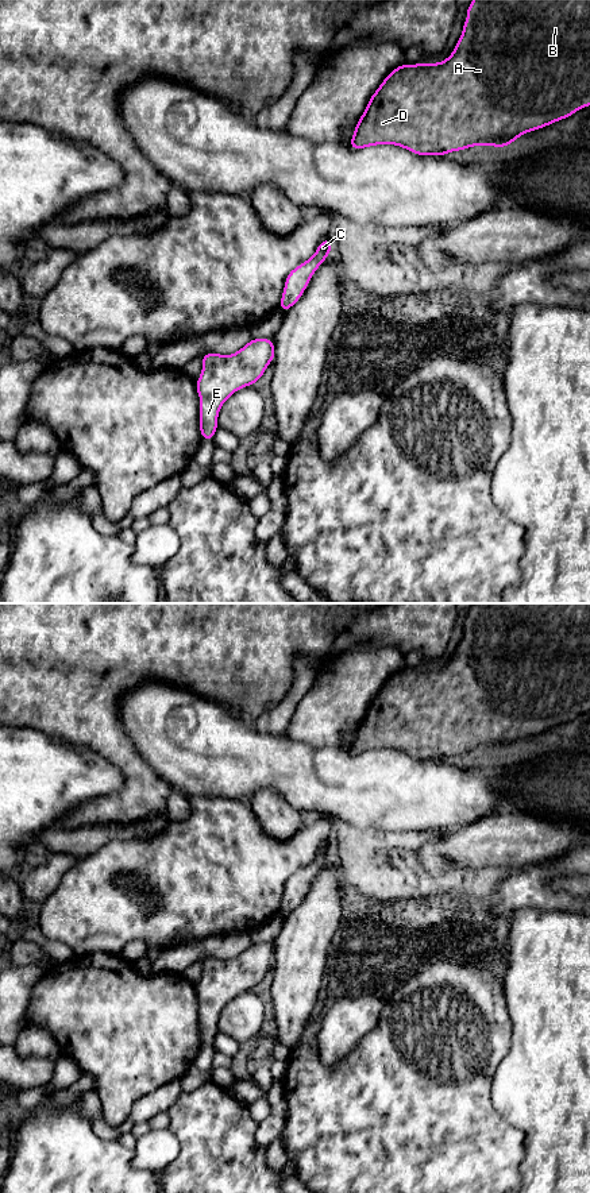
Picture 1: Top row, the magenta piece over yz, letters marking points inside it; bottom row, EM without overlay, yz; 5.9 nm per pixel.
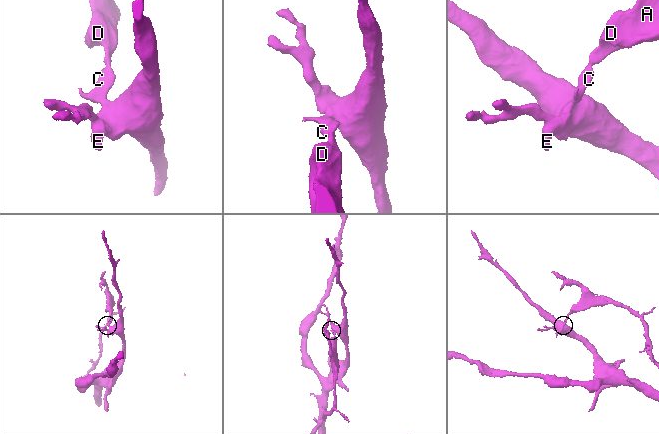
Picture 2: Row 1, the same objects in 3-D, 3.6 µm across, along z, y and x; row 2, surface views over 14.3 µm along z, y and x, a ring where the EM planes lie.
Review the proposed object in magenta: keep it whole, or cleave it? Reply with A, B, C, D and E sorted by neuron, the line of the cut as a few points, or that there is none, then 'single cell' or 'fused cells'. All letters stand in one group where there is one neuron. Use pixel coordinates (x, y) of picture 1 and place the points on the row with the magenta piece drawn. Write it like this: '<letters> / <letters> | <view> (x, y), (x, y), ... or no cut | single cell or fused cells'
A B C D / E | yz (286, 278), (299, 274), (303, 278), (304, 289) | fused cells

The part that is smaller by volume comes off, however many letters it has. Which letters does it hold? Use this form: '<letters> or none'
A, B, C, D

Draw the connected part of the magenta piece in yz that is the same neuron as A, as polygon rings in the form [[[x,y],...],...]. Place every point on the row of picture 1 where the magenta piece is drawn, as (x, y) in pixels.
[[[473,0],[466,8],[467,20],[452,54],[441,63],[402,63],[392,70],[370,97],[362,117],[356,121],[354,136],[348,142],[354,150],[377,144],[396,144],[416,155],[443,157],[447,152],[489,144],[508,147],[518,136],[570,117],[590,105],[590,0]]]

